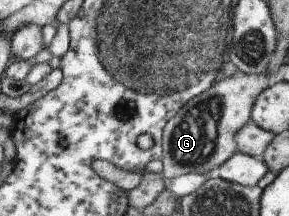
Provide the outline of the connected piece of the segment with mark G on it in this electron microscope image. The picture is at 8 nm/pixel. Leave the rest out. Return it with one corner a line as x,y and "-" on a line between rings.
267,71
242,73
218,79
208,91
192,98
186,106
170,119
163,137
163,170
168,179
192,173
214,173
238,149
236,135
251,120
254,104
268,87

